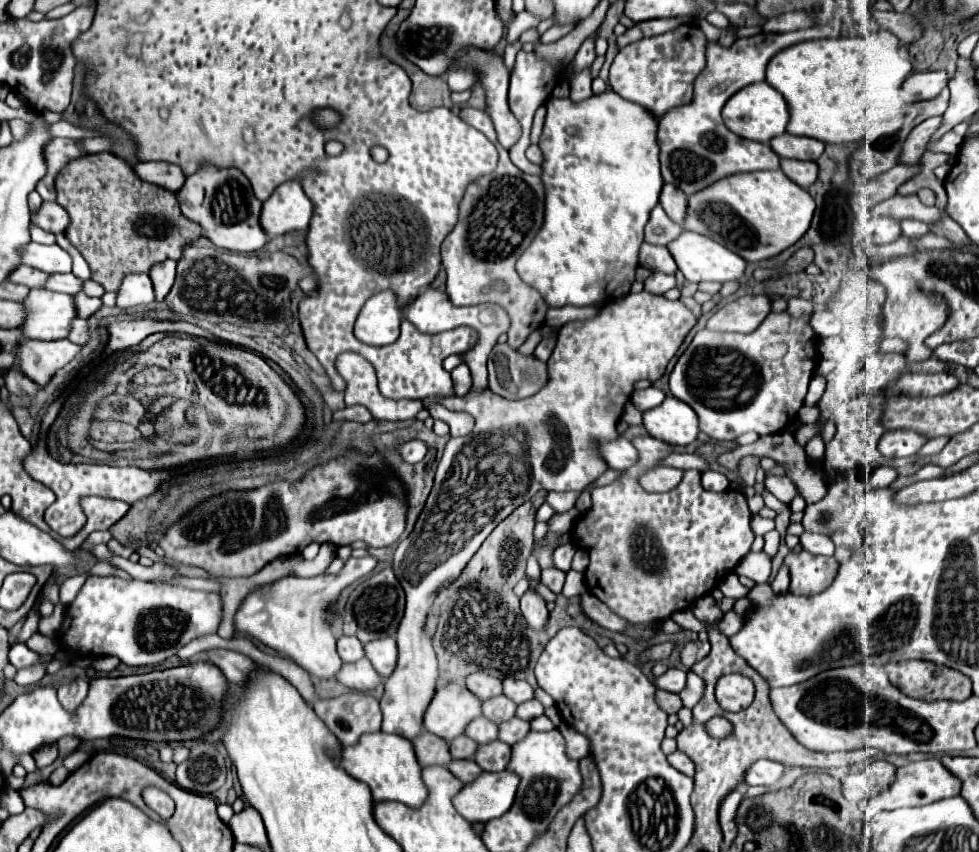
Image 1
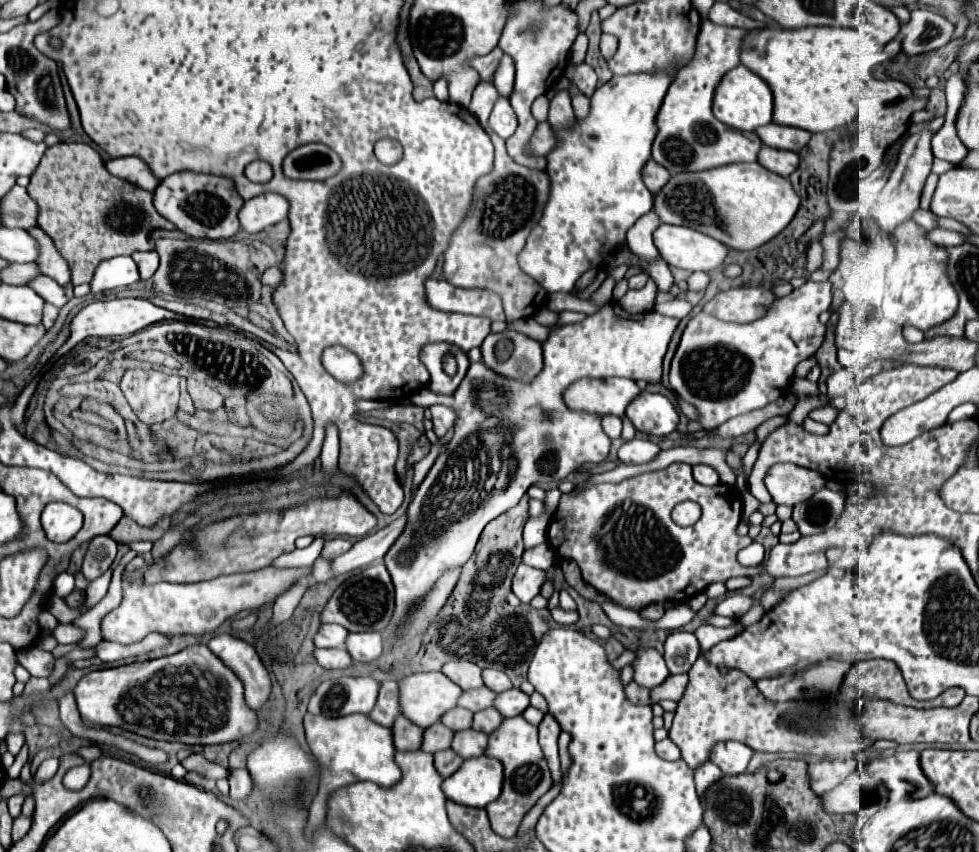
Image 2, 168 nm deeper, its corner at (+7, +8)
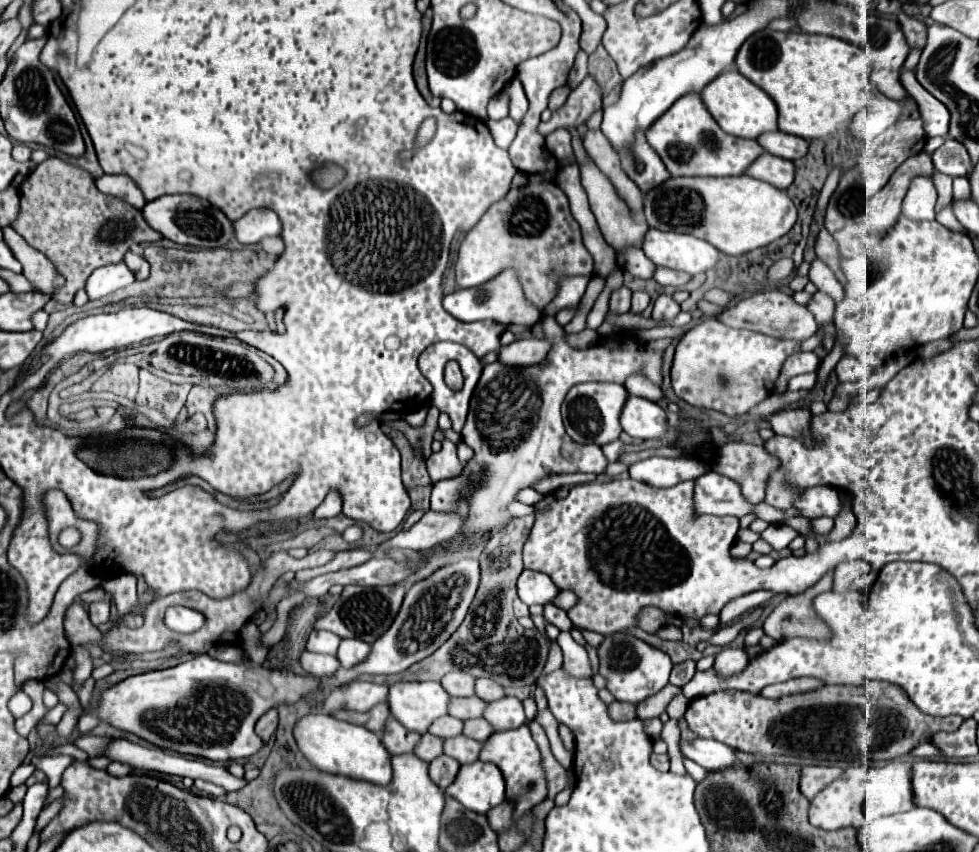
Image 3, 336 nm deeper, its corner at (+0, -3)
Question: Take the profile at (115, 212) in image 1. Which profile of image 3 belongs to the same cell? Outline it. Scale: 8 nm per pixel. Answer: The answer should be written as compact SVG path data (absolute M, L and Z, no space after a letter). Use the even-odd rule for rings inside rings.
M60 157L46 159L30 173L30 181L20 189L20 217L12 227L66 277L66 285L54 293L54 299L62 303L72 303L94 269L122 263L132 245L162 239L158 231L148 227L140 209L100 193L96 179L86 169L66 163Z

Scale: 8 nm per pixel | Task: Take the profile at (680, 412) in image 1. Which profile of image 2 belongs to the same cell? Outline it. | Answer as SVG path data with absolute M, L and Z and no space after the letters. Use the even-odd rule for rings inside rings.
M641 392L625 410L625 416L639 432L667 436L679 424L679 414L673 402L663 394Z

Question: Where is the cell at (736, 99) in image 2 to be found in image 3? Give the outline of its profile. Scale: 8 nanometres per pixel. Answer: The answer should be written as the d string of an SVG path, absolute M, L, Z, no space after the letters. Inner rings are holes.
M736 69L726 71L718 75L712 83L708 83L702 89L702 99L710 111L710 115L716 119L716 123L734 137L744 139L756 139L762 133L776 131L778 129L778 113L776 103L762 91L758 85L748 81L744 75L740 75Z

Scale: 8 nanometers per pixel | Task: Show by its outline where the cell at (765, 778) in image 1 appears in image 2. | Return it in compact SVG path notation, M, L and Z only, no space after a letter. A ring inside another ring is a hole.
M719 742L713 746L709 760L717 764L725 774L741 774L747 770L749 758L753 756L753 750L741 742Z

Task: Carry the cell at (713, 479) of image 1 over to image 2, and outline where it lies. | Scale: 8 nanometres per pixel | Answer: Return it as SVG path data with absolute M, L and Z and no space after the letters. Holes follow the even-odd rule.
M697 464L693 466L693 476L699 484L703 486L717 486L719 484L719 474L715 468L711 466L705 466L705 464Z

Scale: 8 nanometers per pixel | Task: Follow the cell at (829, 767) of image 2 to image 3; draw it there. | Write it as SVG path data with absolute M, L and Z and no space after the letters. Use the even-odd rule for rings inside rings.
M802 767L800 791L806 799L814 799L828 783L840 779L842 773L840 767Z

